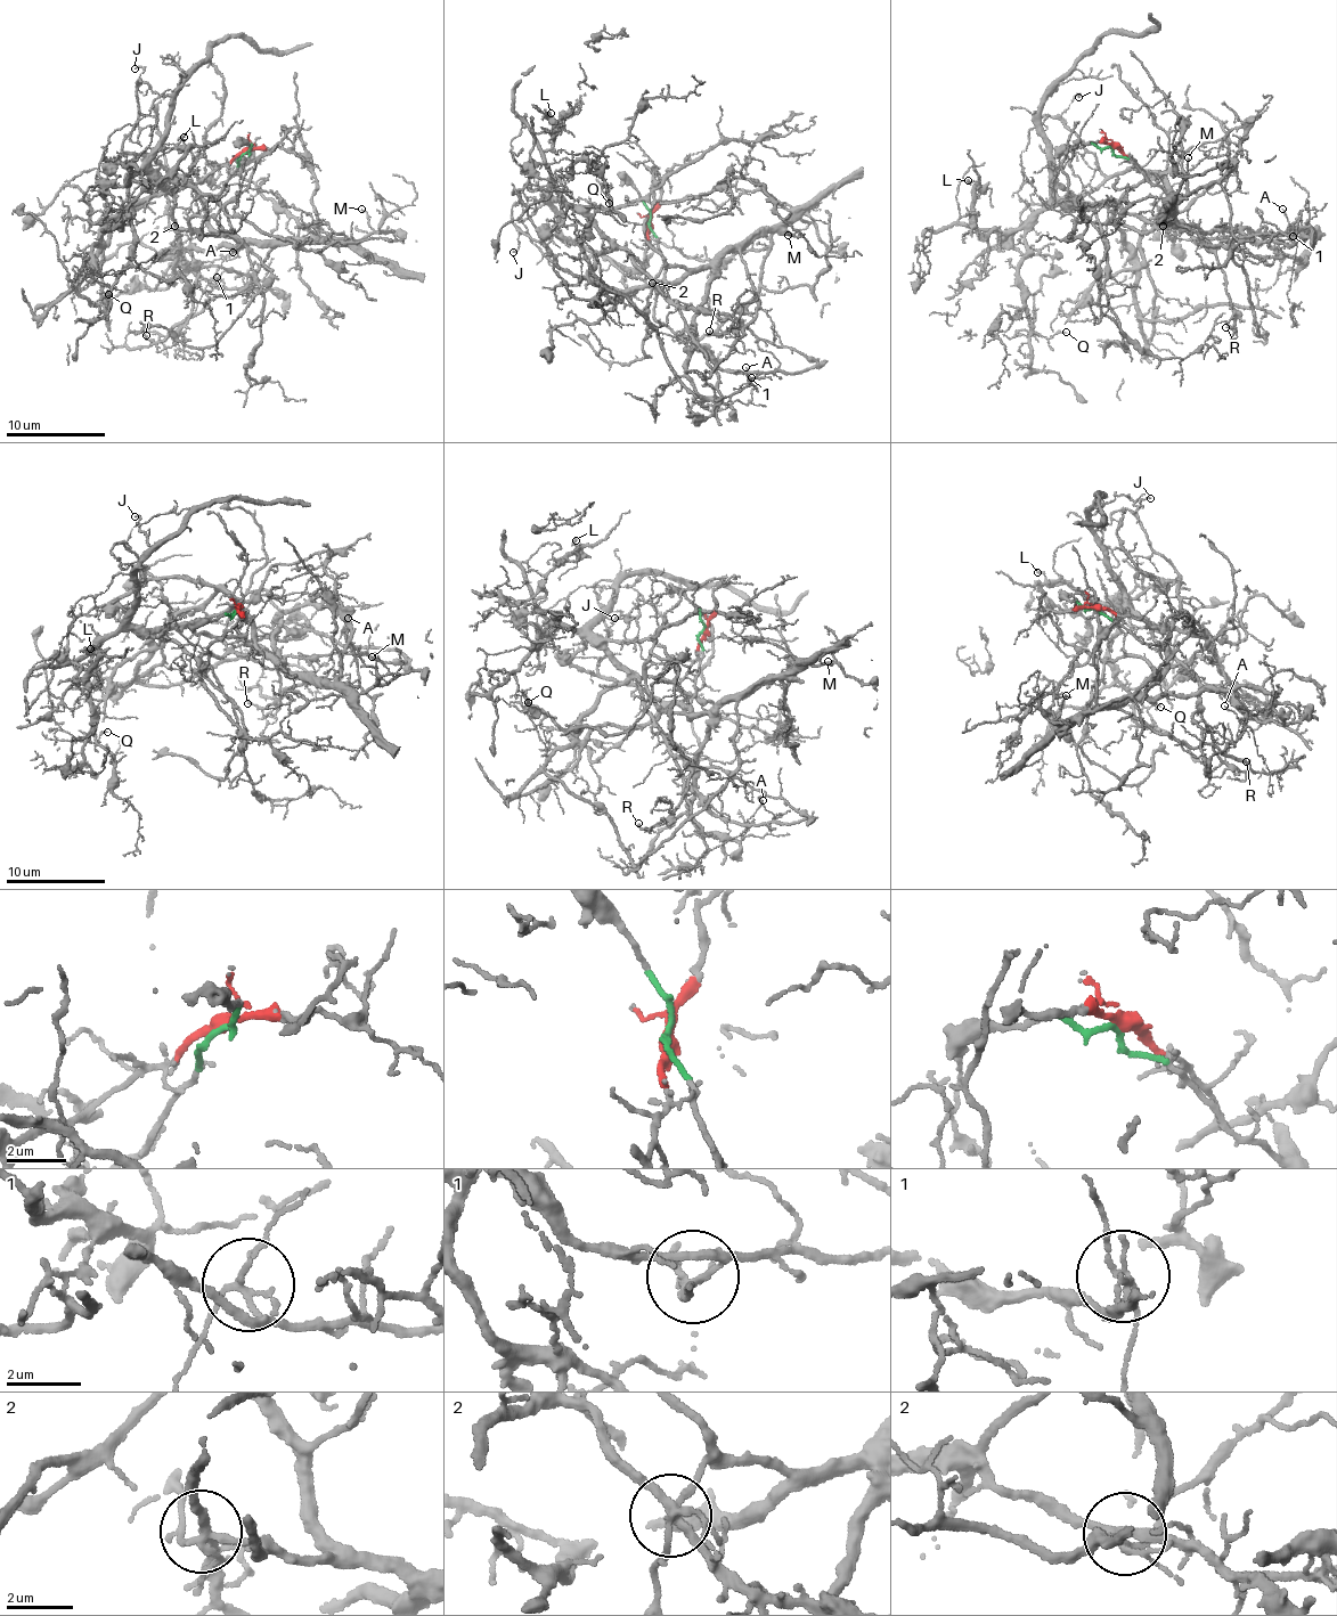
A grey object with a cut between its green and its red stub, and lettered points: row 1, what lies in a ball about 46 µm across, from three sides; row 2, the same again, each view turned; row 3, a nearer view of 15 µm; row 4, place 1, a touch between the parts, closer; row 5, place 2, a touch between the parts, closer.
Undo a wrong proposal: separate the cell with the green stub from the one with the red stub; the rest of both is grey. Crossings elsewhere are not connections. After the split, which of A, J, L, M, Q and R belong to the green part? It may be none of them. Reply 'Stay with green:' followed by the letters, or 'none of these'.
Stay with green: A, J, M

